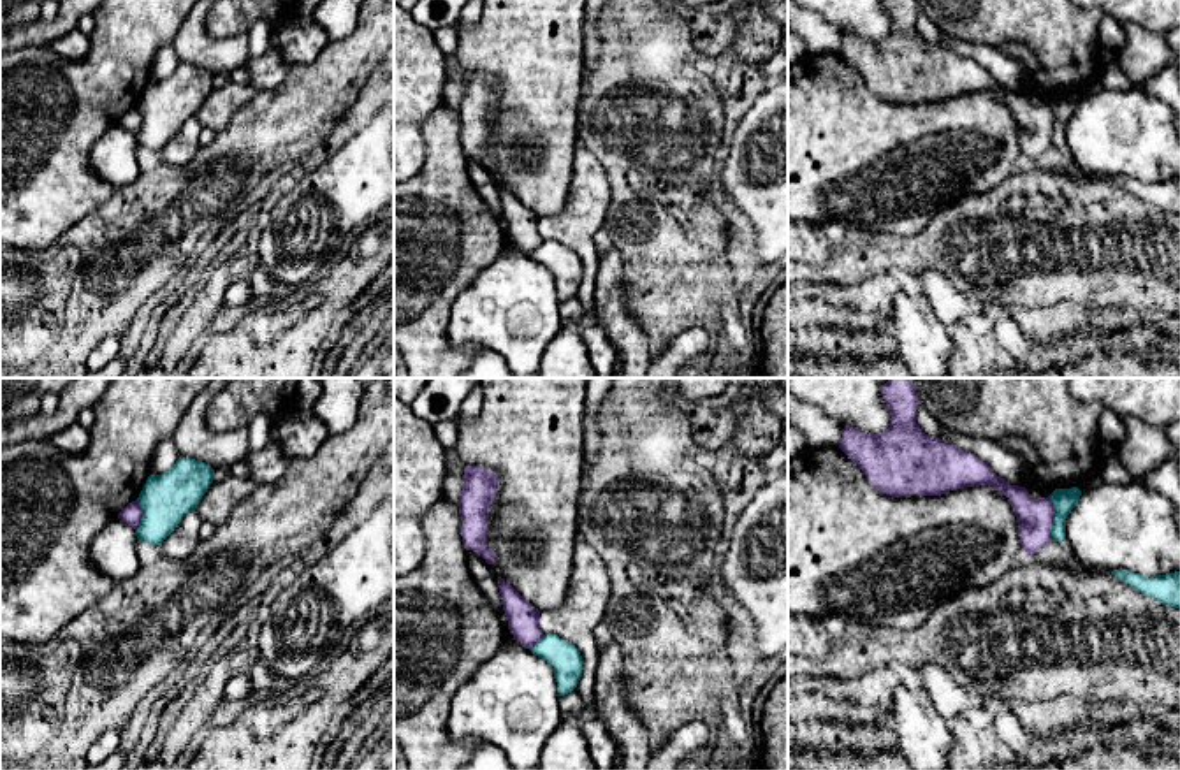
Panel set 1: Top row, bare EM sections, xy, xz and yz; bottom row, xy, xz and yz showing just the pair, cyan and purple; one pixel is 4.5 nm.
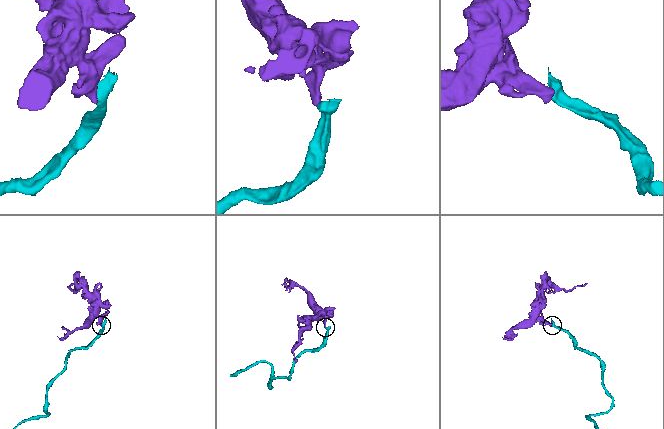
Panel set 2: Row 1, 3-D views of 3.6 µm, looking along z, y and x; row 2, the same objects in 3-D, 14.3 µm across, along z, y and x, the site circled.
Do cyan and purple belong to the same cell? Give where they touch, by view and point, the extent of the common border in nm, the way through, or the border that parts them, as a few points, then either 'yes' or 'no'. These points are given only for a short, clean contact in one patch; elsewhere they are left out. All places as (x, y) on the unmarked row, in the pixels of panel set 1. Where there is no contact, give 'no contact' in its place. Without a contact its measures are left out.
yz (1054, 123) | 200 nm | along yz (1048, 102), (1054, 113), (1052, 145) | no

